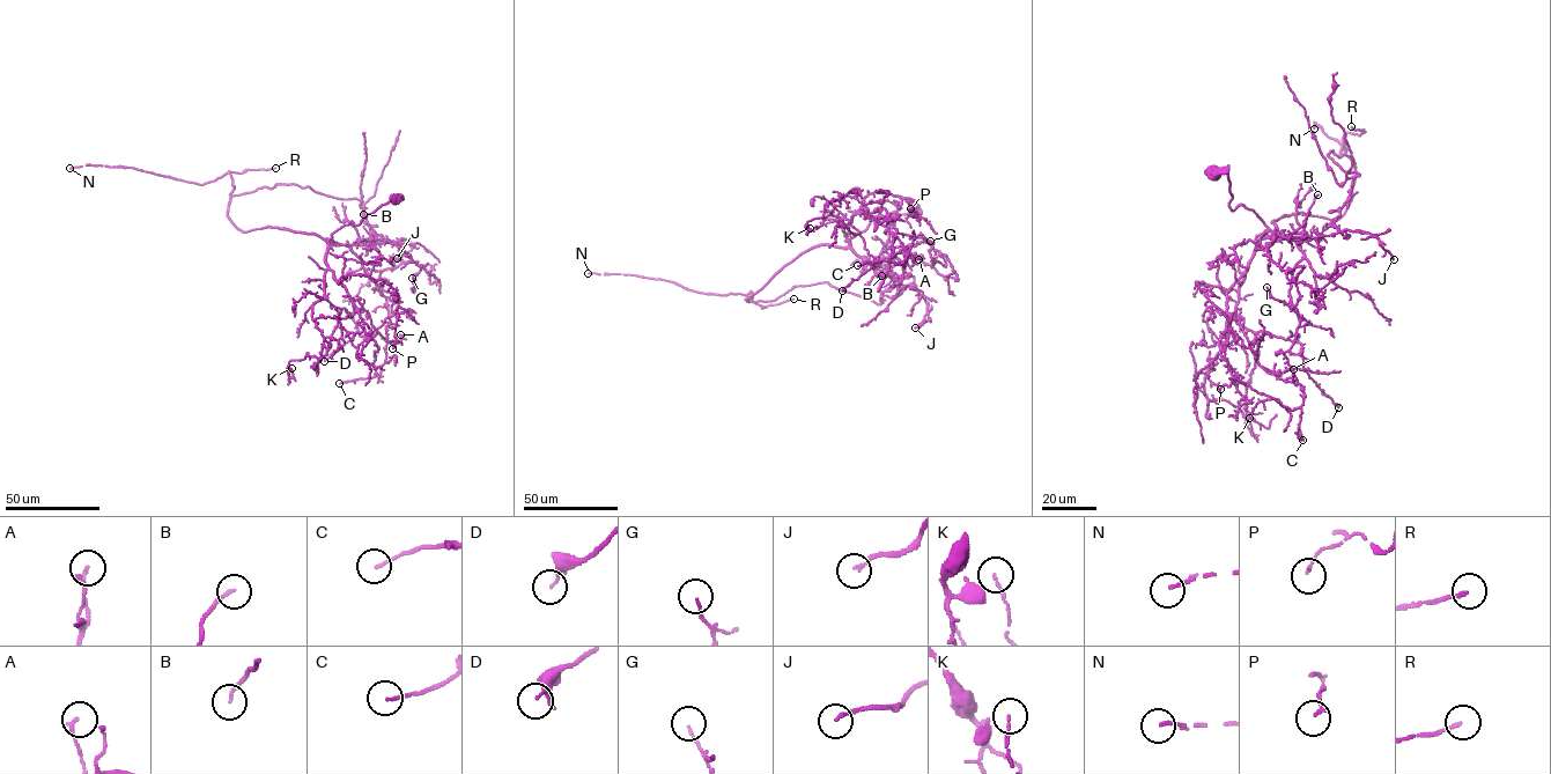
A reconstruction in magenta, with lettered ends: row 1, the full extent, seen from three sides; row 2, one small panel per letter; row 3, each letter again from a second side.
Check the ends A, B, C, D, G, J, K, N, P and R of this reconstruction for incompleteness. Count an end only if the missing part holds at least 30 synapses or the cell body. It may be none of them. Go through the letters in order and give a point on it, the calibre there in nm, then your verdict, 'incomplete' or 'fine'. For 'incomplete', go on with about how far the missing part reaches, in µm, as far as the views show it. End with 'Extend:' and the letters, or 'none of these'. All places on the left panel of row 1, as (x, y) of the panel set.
A: (400, 334) | 130 nm | fine
B: (363, 214) | 140 nm | fine
C: (339, 383) | 110 nm | fine
D: (324, 361) | 130 nm | fine
G: (412, 278) | 100 nm | fine
J: (397, 258) | 140 nm | fine
K: (292, 368) | 90 nm | fine
N: (69, 168) | 130 nm | incomplete | 250 µm
P: (392, 348) | 120 nm | fine
R: (275, 168) | 140 nm | incomplete | 50 µm
Extend: N, R

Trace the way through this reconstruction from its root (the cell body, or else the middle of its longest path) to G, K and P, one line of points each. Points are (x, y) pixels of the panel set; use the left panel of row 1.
G: (394, 199), (332, 238), (396, 243), (419, 266), (428, 264), (413, 275), (413, 292), (412, 278)
K: (394, 199), (331, 235), (312, 311), (320, 358), (292, 360), (293, 377), (292, 368)
P: (394, 199), (334, 231), (325, 258), (339, 281), (363, 274), (396, 290), (392, 348)

